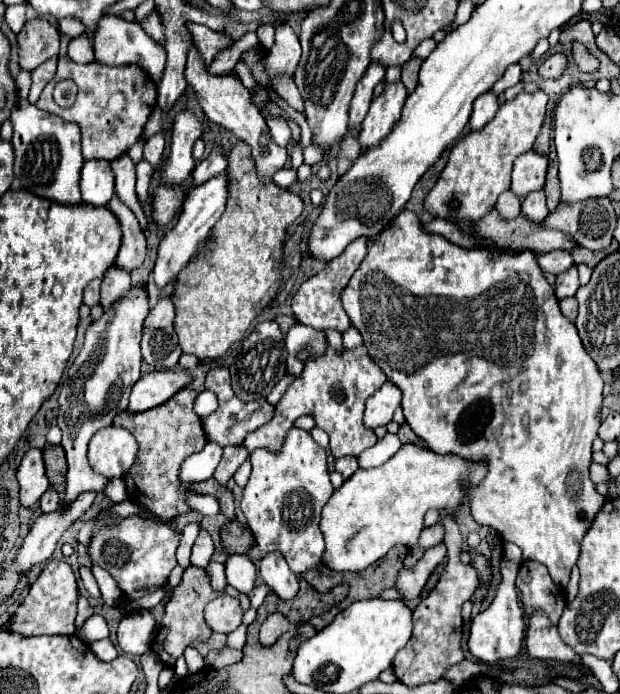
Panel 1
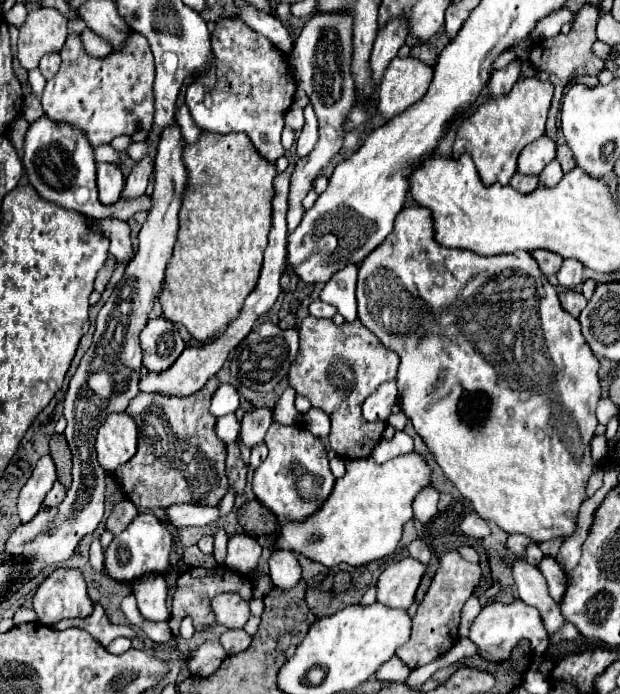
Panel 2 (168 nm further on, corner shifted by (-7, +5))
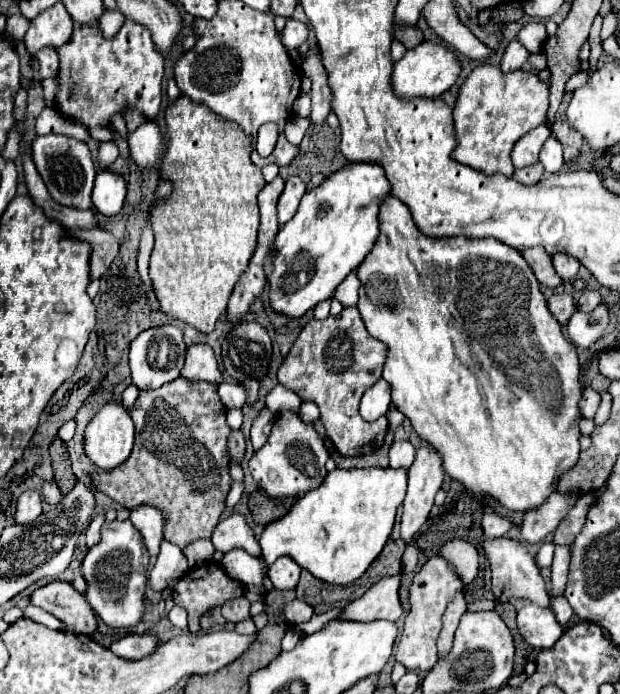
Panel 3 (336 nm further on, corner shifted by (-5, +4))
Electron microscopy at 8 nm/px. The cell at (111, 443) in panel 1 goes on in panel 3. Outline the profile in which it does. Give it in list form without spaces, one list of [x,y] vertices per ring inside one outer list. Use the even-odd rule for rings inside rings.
[[[108,401],[88,423],[84,433],[84,451],[88,459],[110,471],[122,465],[132,453],[134,445],[134,423],[130,411],[118,401]]]

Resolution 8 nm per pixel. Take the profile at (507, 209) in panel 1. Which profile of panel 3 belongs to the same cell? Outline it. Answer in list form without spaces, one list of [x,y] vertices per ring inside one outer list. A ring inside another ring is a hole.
[[[534,163],[530,167],[514,171],[514,179],[522,185],[536,185],[538,179],[542,179],[542,177],[544,177],[544,167],[540,163]]]

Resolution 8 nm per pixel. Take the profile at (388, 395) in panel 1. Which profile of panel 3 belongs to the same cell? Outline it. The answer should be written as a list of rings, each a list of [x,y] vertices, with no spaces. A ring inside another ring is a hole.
[[[380,379],[376,381],[360,401],[360,413],[366,421],[376,421],[378,417],[386,415],[390,407],[390,385]]]

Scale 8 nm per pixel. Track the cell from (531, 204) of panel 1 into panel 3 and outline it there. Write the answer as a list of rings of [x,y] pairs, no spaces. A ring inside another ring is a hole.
[[[554,135],[544,143],[542,151],[540,151],[540,163],[544,165],[546,173],[558,173],[564,165],[562,159],[562,145],[554,139]]]

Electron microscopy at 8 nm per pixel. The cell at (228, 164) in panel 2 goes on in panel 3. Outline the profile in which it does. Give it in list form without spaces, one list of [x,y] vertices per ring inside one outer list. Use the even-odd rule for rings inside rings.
[[[186,95],[168,105],[166,127],[168,151],[160,165],[160,173],[174,181],[174,195],[166,203],[152,207],[156,243],[150,257],[150,279],[154,281],[160,309],[168,317],[188,323],[200,333],[212,333],[218,317],[226,311],[238,277],[242,277],[250,257],[254,255],[260,225],[256,197],[264,189],[266,181],[262,169],[250,161],[250,137],[246,137],[238,125],[218,119],[210,109],[190,101]]]

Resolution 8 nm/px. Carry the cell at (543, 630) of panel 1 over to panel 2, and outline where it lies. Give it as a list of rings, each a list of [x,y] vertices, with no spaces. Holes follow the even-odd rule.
[[[514,558],[512,578],[518,598],[526,604],[534,604],[540,610],[544,624],[548,626],[548,634],[554,634],[562,626],[564,618],[560,612],[560,604],[556,604],[554,598],[548,594],[548,586],[540,570],[522,558]]]

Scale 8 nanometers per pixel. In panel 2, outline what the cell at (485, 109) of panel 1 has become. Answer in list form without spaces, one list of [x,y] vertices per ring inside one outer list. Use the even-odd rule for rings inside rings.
[[[520,60],[510,62],[502,70],[494,70],[490,76],[490,96],[508,94],[508,90],[516,84],[518,78],[520,78]]]

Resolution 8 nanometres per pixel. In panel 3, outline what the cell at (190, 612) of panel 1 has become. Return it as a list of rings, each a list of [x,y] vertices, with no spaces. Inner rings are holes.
[[[208,563],[198,569],[188,571],[174,585],[174,605],[180,605],[188,611],[188,629],[190,633],[200,631],[200,617],[206,615],[212,607],[224,605],[228,599],[244,595],[244,585],[230,579],[218,563]]]

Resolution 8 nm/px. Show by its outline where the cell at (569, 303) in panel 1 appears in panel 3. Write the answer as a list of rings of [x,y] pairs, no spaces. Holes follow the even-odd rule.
[[[564,291],[564,293],[556,293],[556,295],[552,295],[552,297],[548,299],[548,307],[550,307],[550,311],[554,313],[554,317],[558,319],[560,325],[566,325],[566,323],[570,321],[572,313],[576,311],[572,295],[566,293],[566,291]]]

